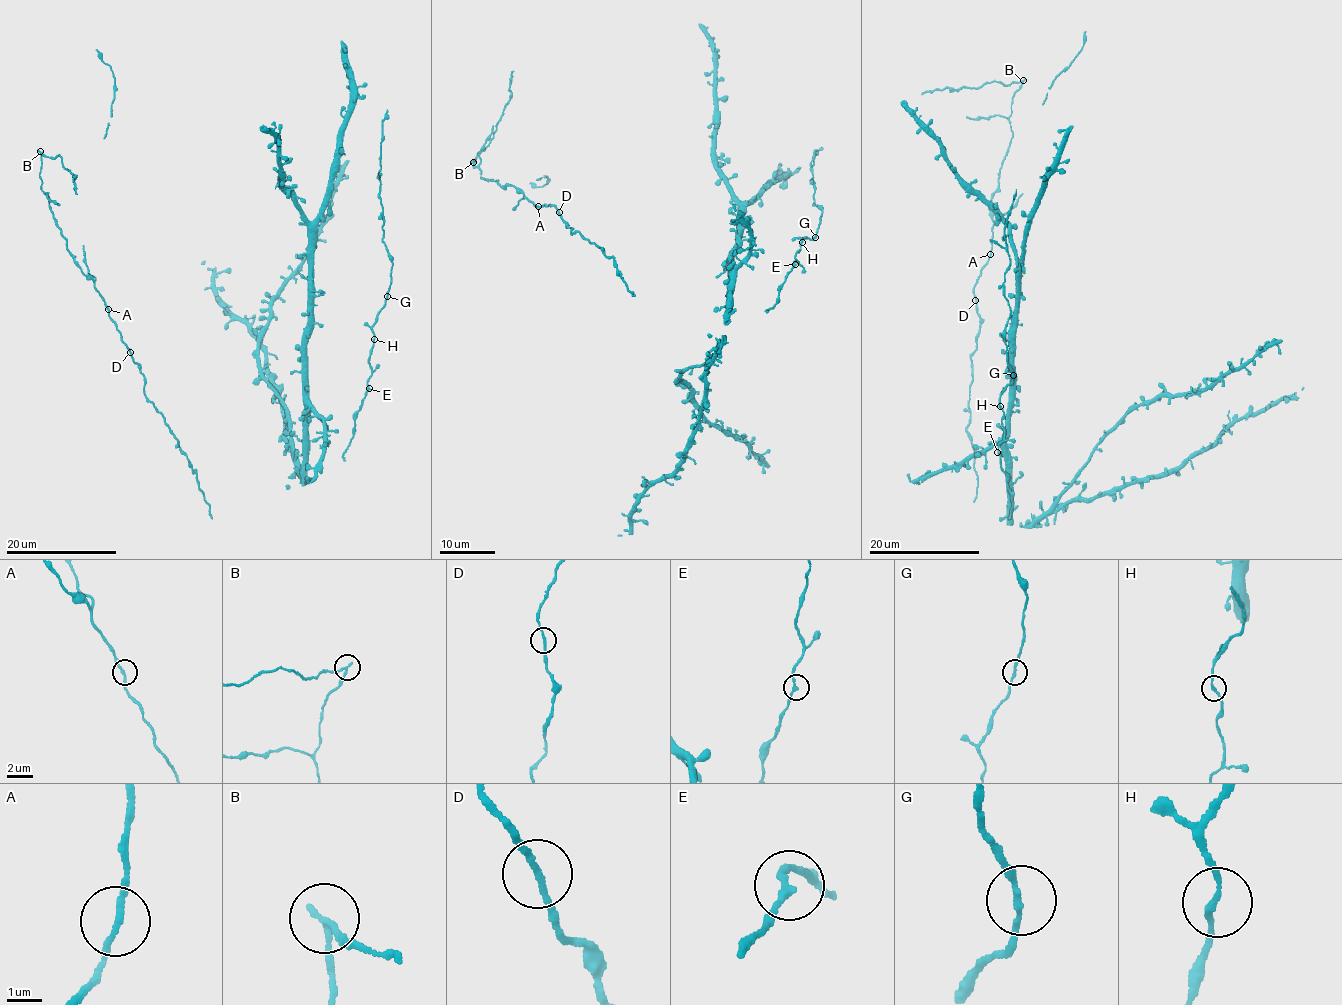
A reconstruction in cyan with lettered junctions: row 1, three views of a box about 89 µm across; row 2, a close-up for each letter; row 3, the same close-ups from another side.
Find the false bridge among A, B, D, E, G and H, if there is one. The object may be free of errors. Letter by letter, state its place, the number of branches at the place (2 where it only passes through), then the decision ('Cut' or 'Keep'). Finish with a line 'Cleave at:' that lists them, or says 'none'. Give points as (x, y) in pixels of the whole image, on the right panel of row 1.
A: Place: (990, 254). Branches: 2. Keep
B: Place: (1023, 80). Branches: 2. Cut
D: Place: (975, 300). Branches: 2. Keep
E: Place: (997, 452). Branches: 2. Keep
G: Place: (1013, 375). Branches: 2. Keep
H: Place: (1000, 406). Branches: 2. Keep
Cleave at: B

